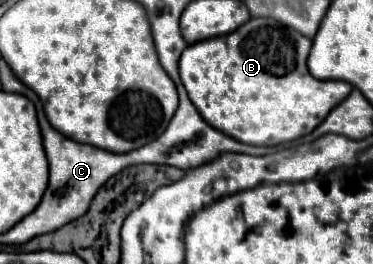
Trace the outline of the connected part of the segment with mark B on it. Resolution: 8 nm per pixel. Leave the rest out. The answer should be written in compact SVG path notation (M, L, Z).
M252 17L244 27L232 31L232 35L220 35L216 39L204 39L192 43L182 51L180 77L188 91L190 101L200 115L218 131L248 145L278 145L308 135L328 111L336 107L350 91L352 85L344 81L320 81L308 73L306 57L310 51L308 37L294 29L280 25L276 19Z

